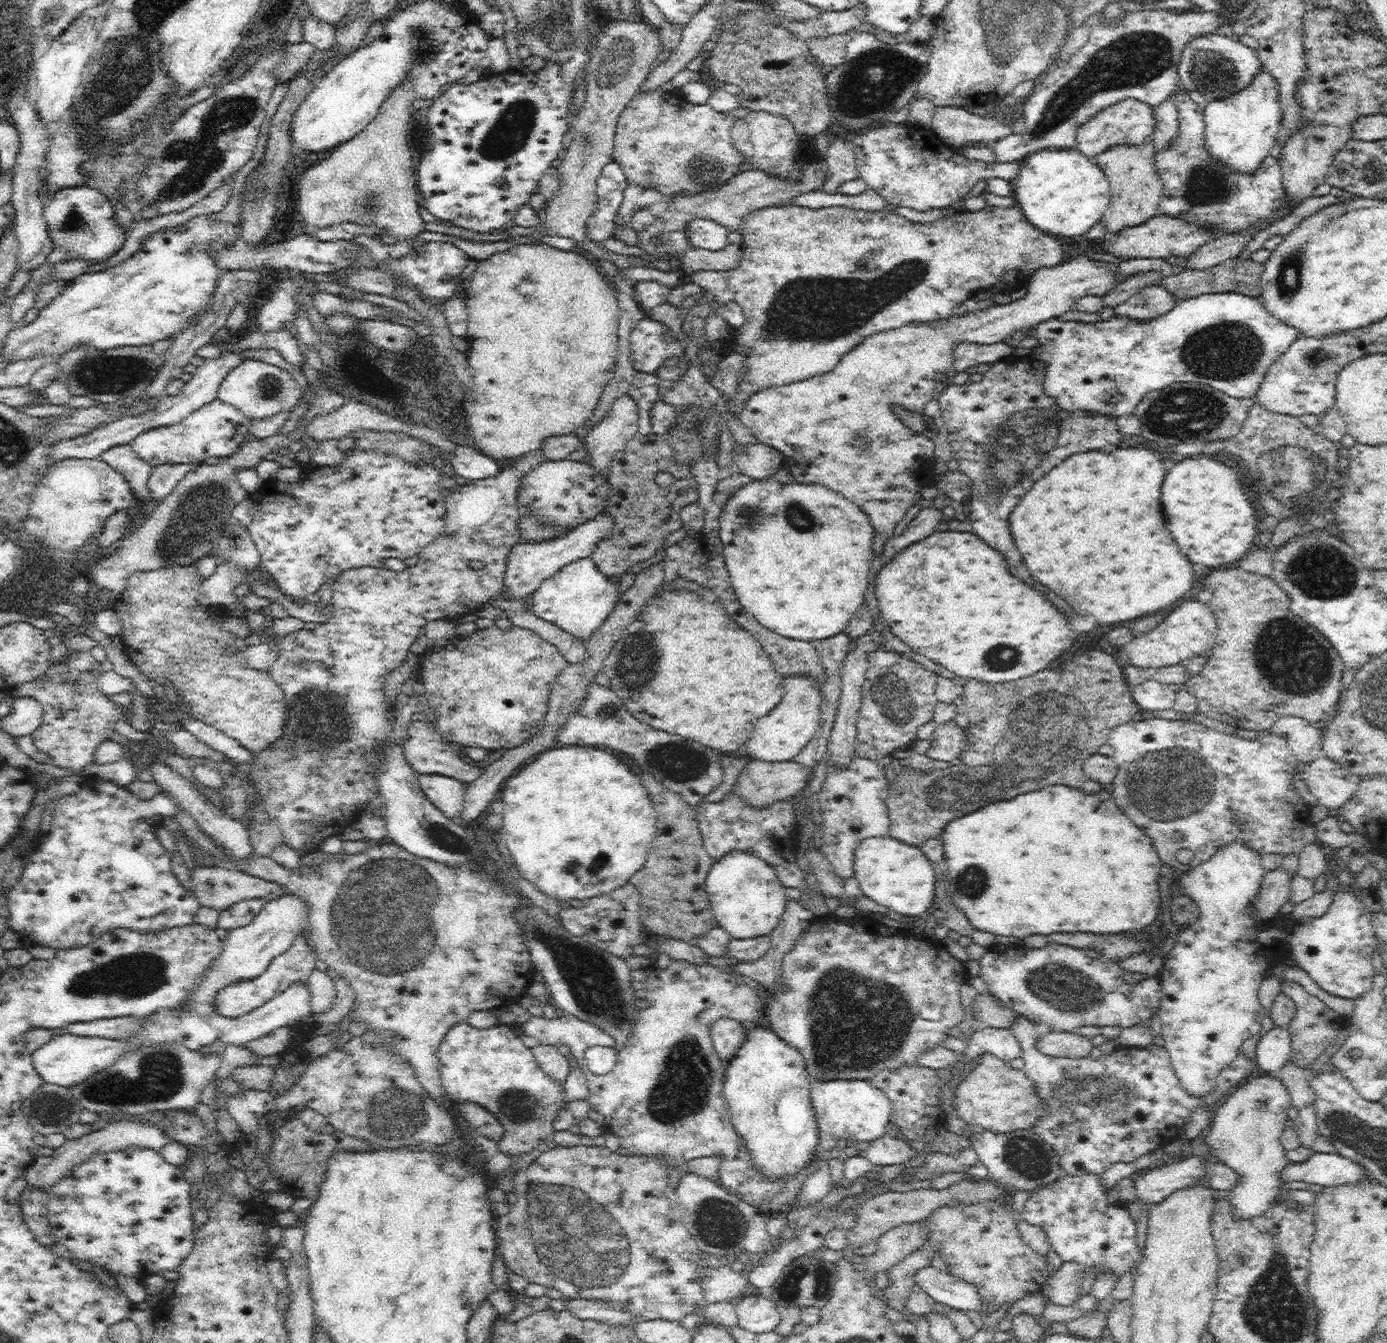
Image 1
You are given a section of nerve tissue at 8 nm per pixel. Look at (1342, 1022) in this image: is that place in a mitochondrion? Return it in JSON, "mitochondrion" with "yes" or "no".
{"mitochondrion":"no"}

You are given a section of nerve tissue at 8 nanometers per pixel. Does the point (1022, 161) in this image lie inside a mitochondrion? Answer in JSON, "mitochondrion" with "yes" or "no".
{"mitochondrion":"no"}

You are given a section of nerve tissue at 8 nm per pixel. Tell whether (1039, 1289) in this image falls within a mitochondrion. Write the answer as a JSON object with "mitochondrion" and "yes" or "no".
{"mitochondrion":"no"}

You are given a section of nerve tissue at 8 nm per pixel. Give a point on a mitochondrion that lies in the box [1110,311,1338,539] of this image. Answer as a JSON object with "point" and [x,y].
{"point":[1228,351]}

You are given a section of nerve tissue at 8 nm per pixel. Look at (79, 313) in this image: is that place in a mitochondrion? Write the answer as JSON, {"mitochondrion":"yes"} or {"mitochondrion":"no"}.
{"mitochondrion":"no"}

